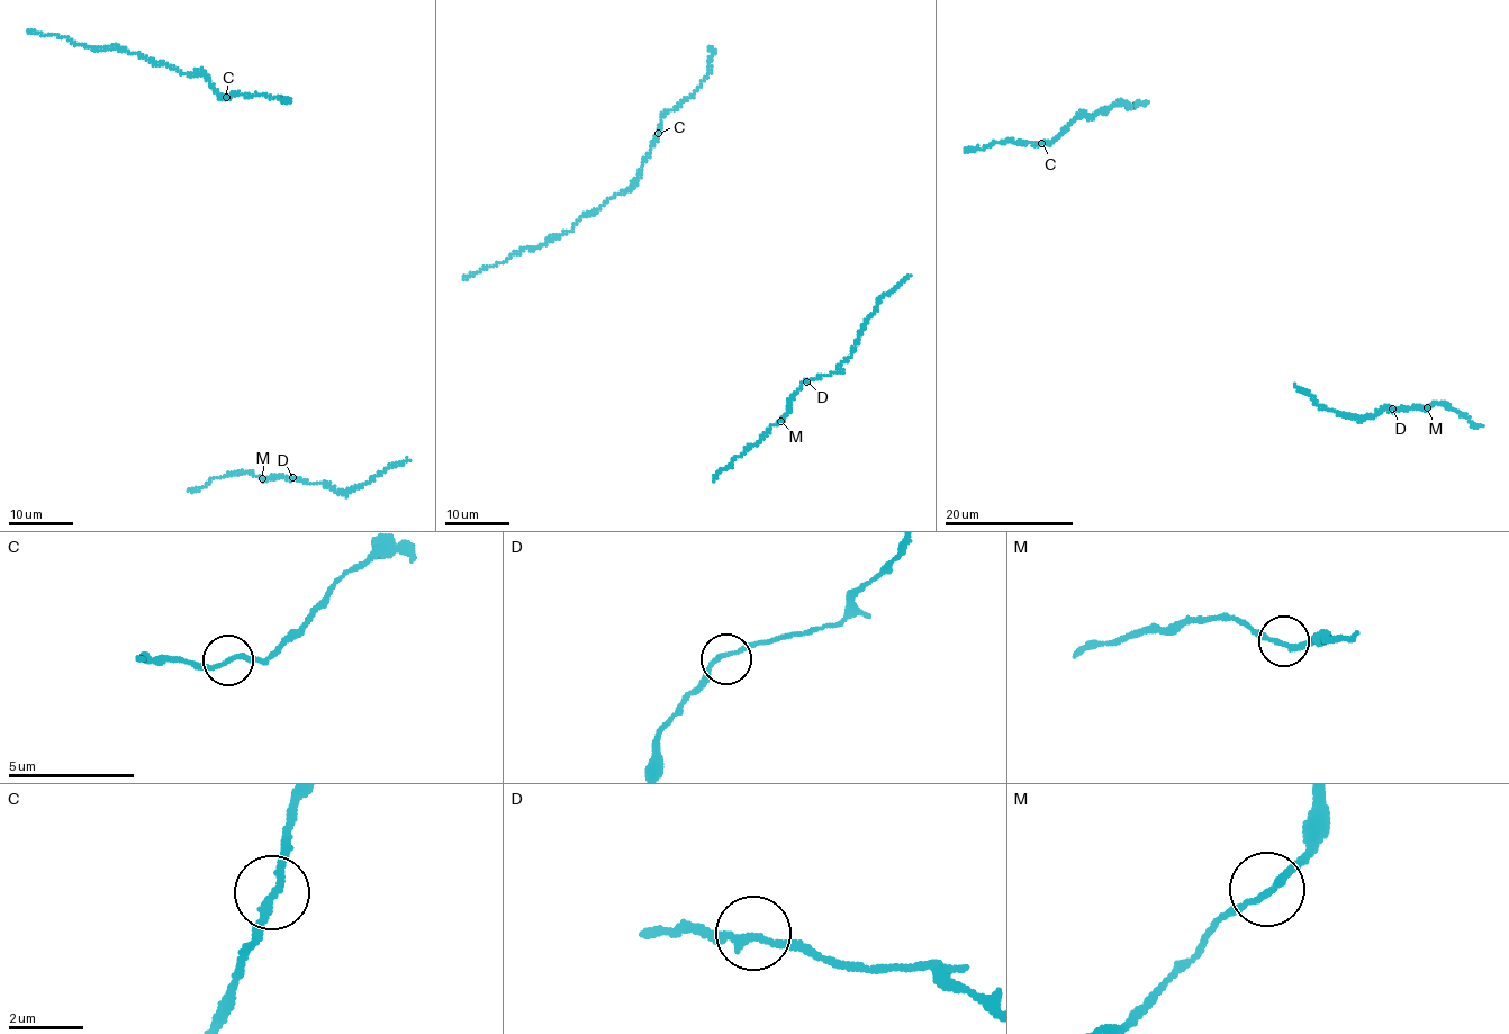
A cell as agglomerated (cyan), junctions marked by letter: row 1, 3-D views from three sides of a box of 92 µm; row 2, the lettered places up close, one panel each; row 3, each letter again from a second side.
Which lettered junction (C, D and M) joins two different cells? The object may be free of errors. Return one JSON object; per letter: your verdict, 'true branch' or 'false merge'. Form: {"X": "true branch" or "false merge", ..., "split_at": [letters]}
{"C": "true branch", "D": "true branch", "M": "true branch", "split_at": []}

